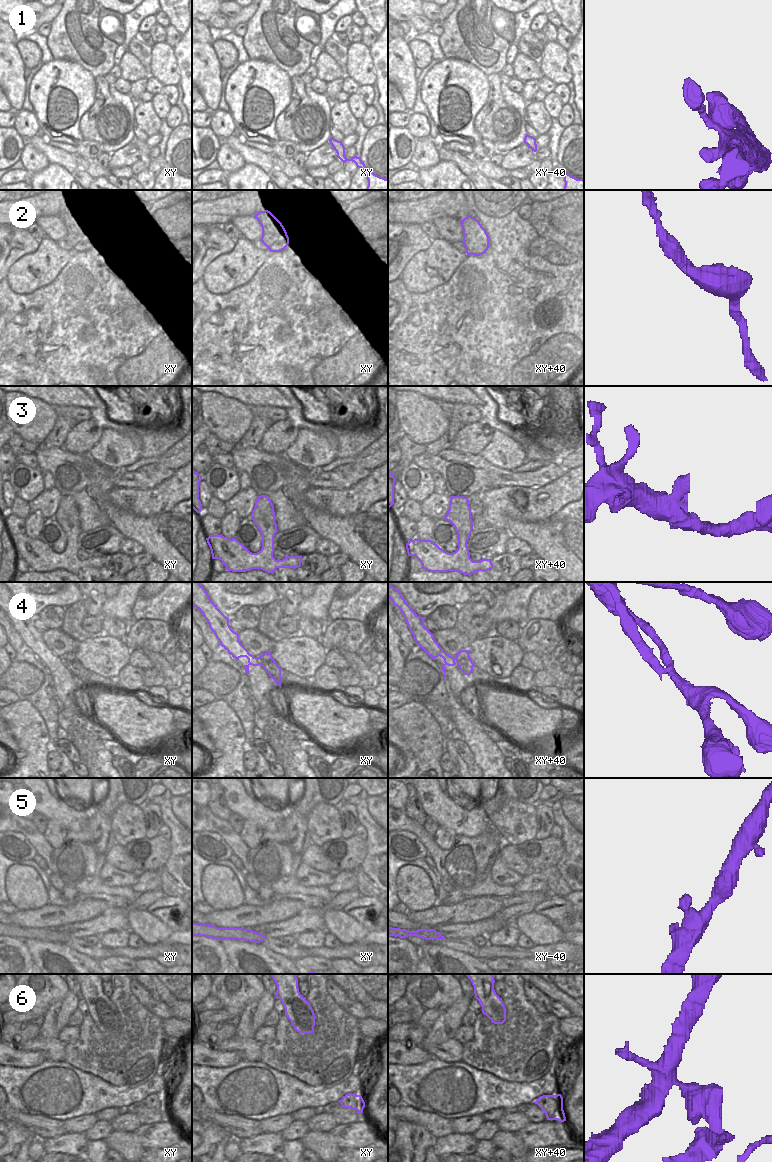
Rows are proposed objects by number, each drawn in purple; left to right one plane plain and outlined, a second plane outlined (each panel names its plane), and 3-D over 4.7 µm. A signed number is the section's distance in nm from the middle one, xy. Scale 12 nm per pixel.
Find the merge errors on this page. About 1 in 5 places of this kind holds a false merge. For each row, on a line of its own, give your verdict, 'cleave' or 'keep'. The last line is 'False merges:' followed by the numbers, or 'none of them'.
1: keep
2: keep
3: keep
4: cleave
5: keep
6: cleave
False merges: 4, 6

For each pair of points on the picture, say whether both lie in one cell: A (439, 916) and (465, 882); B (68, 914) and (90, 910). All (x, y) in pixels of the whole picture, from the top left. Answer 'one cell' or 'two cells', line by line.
A: two cells
B: one cell

